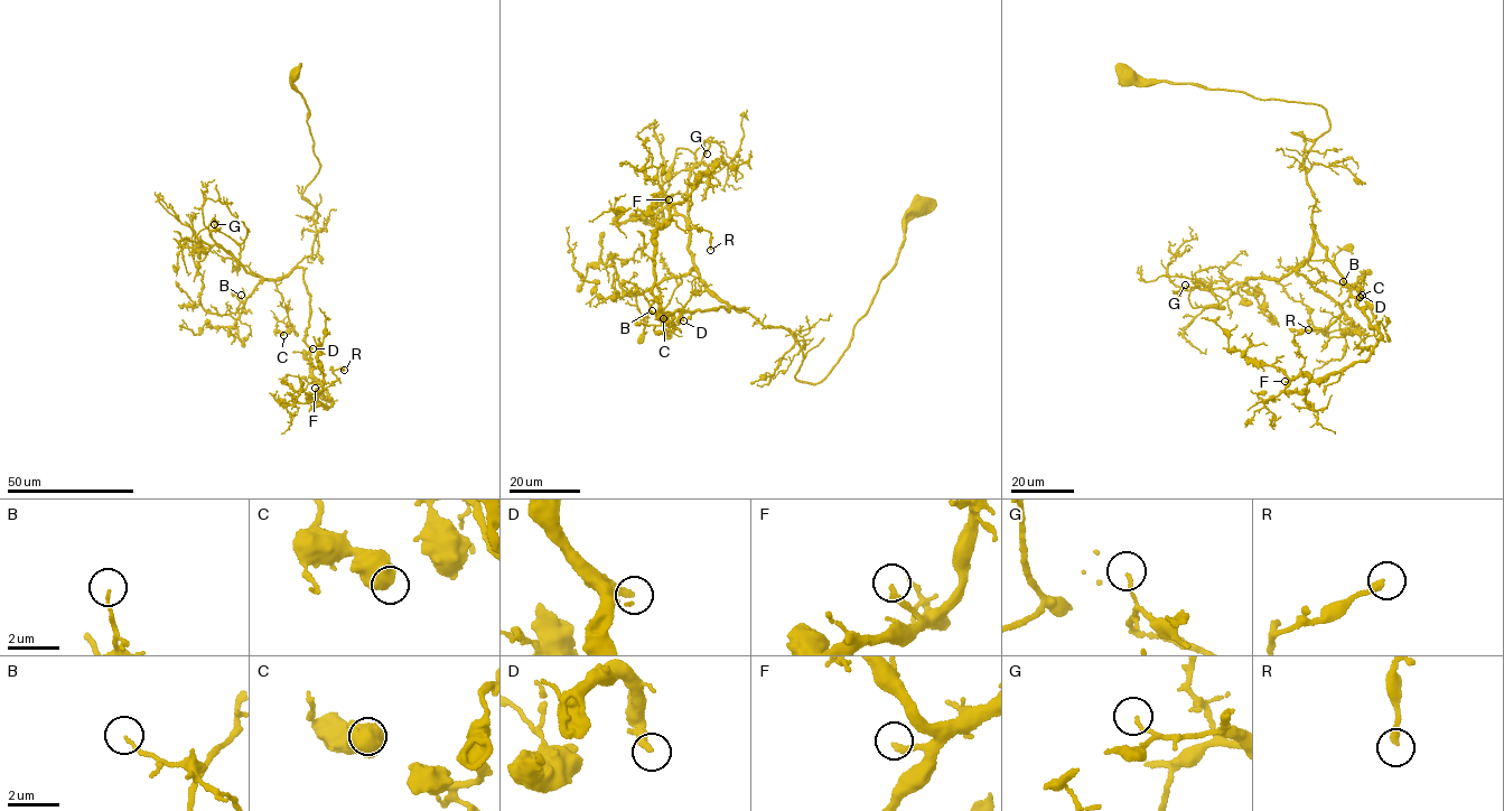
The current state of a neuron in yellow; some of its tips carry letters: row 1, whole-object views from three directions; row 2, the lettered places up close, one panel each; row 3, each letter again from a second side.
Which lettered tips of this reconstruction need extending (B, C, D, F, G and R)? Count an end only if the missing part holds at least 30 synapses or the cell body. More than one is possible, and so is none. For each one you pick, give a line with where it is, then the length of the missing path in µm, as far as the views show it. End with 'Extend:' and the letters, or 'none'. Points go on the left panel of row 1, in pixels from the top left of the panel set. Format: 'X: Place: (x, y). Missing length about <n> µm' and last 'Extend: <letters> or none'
D: Place: (313, 348). Missing length about 60 µm
Extend: D

